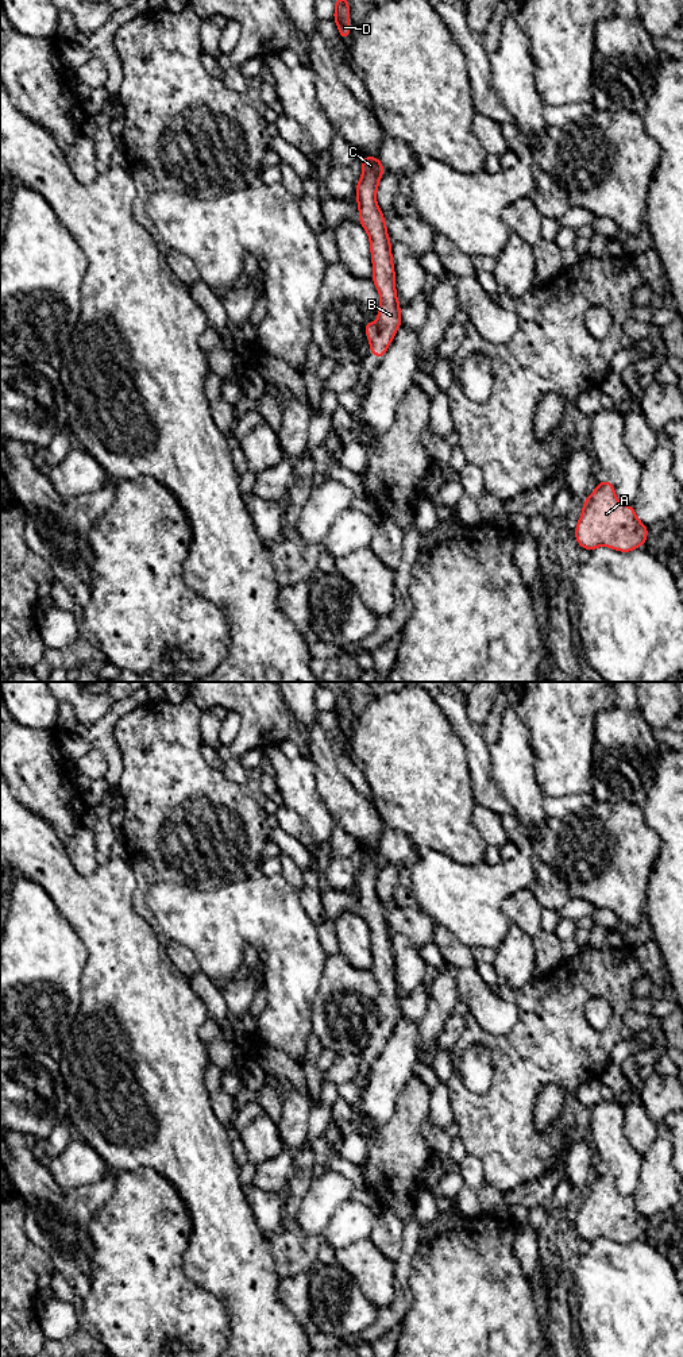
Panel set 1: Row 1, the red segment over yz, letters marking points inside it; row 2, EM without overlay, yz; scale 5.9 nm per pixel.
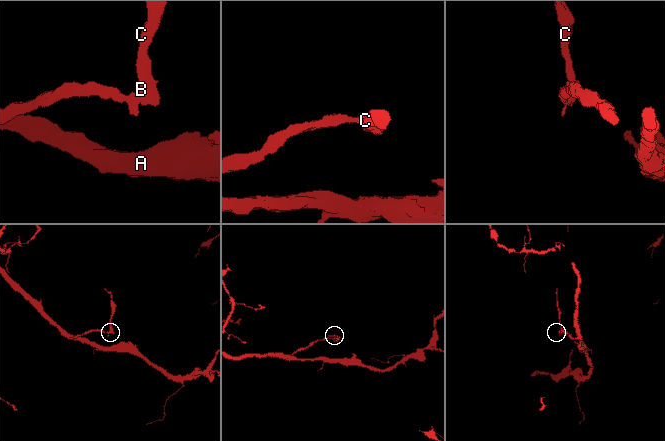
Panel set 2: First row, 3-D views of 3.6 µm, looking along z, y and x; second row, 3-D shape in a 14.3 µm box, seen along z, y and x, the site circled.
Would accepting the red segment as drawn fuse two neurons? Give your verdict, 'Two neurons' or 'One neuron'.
Two neurons

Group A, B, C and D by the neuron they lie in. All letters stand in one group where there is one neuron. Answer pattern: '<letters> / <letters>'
A / B C D

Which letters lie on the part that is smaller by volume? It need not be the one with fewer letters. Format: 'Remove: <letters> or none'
Remove: B, C, D

